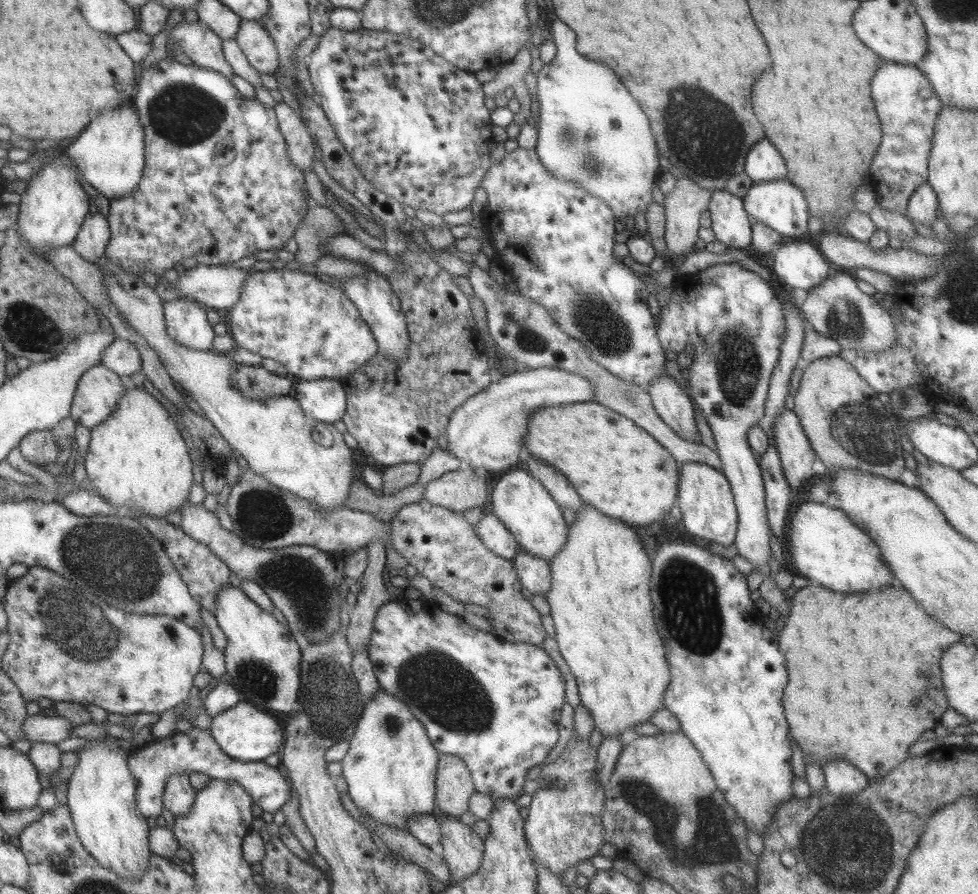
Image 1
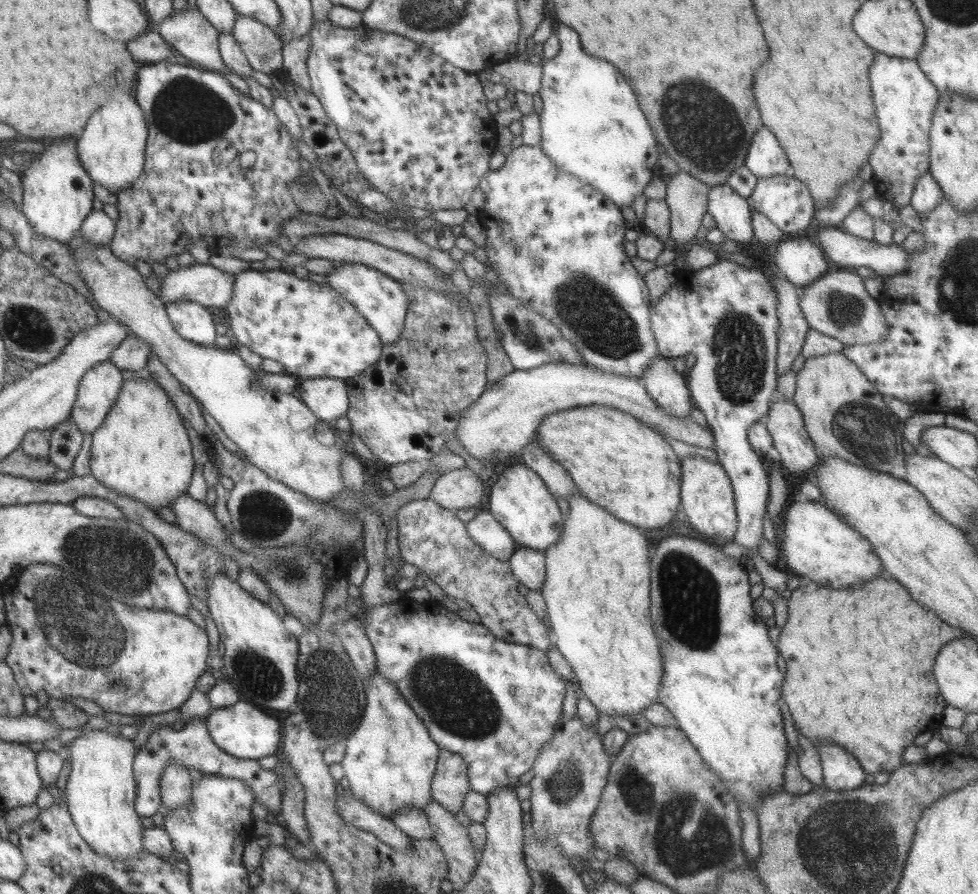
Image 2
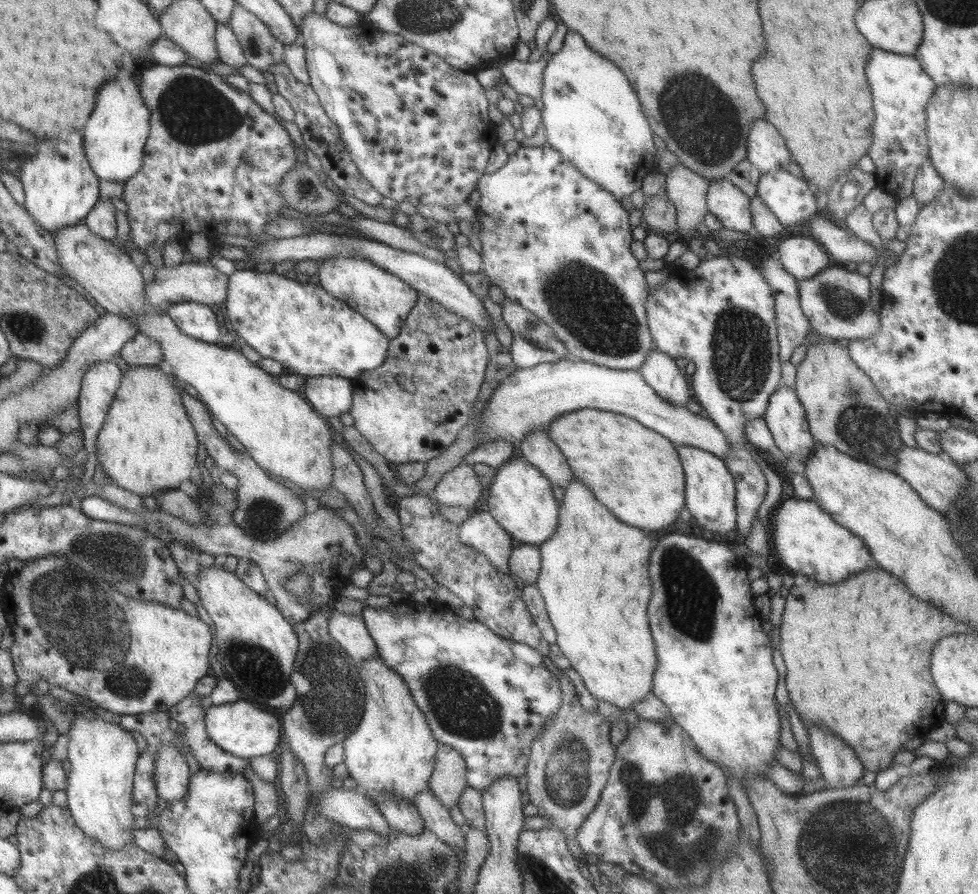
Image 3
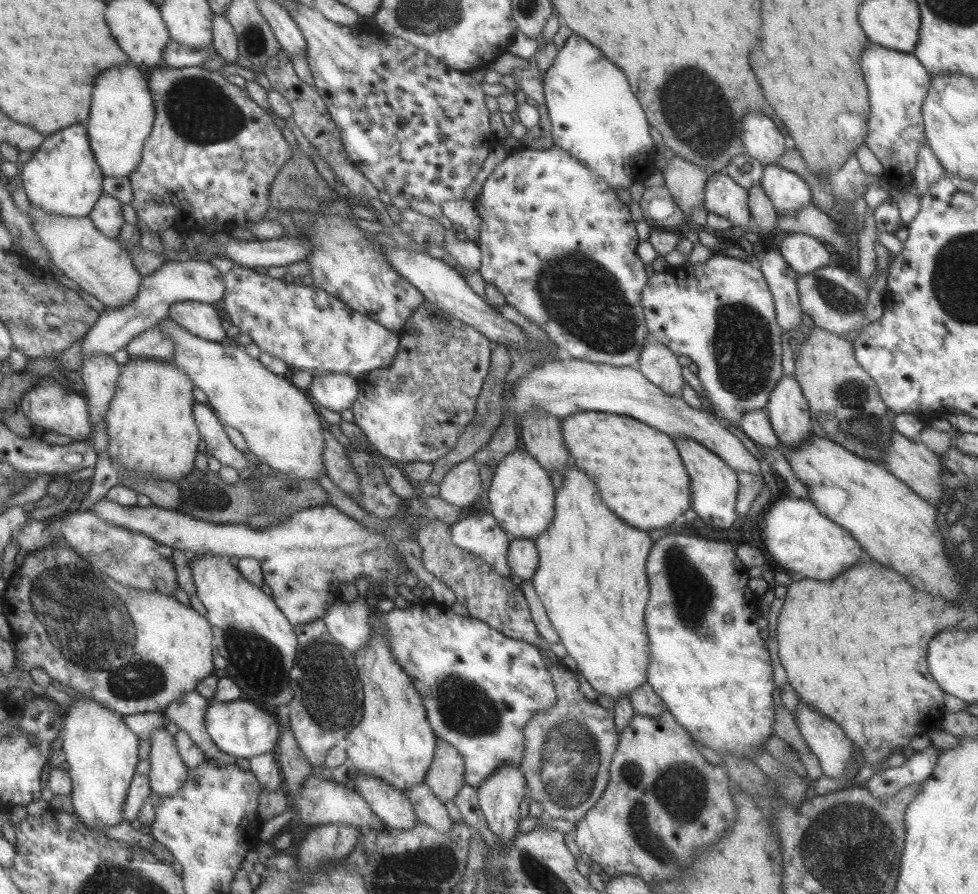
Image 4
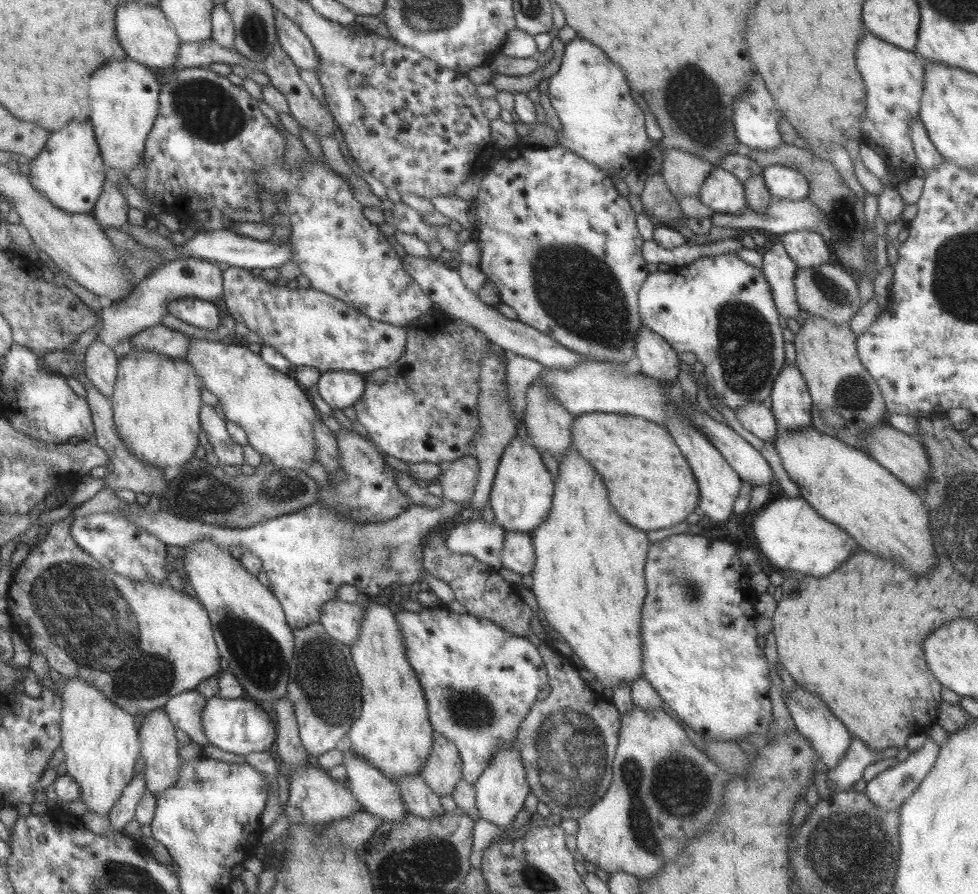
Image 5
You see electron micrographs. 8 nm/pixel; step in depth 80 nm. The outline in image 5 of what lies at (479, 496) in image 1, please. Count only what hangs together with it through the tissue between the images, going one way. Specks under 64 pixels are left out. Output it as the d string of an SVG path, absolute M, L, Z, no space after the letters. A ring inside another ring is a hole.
M467 455L444 465L438 477L442 497L451 502L468 502L478 481L478 462Z

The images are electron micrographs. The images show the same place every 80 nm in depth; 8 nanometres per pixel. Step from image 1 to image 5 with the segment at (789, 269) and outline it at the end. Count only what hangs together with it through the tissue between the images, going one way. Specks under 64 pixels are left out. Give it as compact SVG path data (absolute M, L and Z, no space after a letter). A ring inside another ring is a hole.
M809 230L786 232L779 238L785 253L797 268L813 268L827 264L833 259L825 235Z

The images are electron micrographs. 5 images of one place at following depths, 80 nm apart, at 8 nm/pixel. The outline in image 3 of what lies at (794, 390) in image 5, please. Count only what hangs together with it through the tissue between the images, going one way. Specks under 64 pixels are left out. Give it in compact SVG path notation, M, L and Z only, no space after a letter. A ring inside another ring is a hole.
M780 385L769 397L763 420L774 445L786 460L806 462L817 445L807 426L804 408L793 389Z

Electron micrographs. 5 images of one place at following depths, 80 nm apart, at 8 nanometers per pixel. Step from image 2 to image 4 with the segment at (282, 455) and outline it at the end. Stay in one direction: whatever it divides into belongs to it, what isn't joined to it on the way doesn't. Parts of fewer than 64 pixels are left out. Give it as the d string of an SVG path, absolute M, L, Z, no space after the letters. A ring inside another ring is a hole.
M30 206L29 220L37 240L53 265L57 266L67 278L81 290L94 296L106 308L117 308L122 304L129 304L139 290L142 276L135 271L130 256L120 248L118 242L101 234L85 217L65 217L47 215L39 209ZM168 317L156 324L156 329L170 338L172 342L172 364L182 370L207 397L209 405L223 425L231 426L241 433L247 451L255 455L257 463L266 463L270 469L292 475L296 480L316 481L326 472L323 464L324 438L323 419L316 410L316 405L301 388L293 386L287 377L269 372L259 359L251 359L243 345L225 346L218 342L209 342L189 334L184 328L170 321Z

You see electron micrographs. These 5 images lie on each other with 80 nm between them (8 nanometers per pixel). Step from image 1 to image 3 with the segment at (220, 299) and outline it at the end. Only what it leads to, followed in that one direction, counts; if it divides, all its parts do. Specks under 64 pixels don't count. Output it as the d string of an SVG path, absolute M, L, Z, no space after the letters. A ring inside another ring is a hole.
M190 261L177 266L164 266L157 269L152 281L144 285L147 302L153 310L165 313L172 304L185 301L198 302L205 306L221 304L226 299L228 276L221 273L208 262Z

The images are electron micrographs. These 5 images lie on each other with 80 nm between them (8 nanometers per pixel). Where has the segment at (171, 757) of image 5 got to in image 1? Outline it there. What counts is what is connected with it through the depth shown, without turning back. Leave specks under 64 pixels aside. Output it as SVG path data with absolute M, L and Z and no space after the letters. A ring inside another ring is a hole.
M174 774L166 782L162 806L174 816L183 816L193 805L195 792L189 785L187 774Z

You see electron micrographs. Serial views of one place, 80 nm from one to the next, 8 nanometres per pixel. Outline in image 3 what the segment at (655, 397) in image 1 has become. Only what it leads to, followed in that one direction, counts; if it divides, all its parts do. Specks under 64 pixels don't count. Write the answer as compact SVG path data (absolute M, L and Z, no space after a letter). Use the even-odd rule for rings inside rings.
M652 342L652 351L643 361L639 371L643 380L666 402L673 406L686 406L690 399L690 385L684 378L674 358L659 352Z

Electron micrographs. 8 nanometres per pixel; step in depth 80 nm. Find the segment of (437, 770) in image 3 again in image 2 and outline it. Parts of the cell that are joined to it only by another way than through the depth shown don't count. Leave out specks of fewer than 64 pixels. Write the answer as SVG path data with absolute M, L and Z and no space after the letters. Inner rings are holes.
M438 750L436 769L431 779L431 799L455 815L462 810L463 799L469 790L468 767L454 752Z

